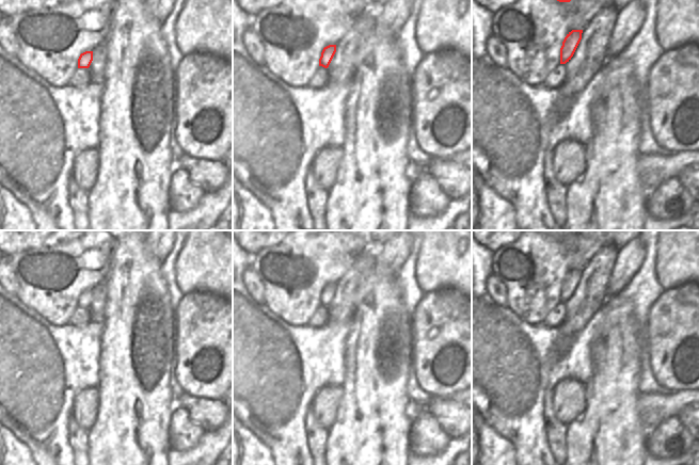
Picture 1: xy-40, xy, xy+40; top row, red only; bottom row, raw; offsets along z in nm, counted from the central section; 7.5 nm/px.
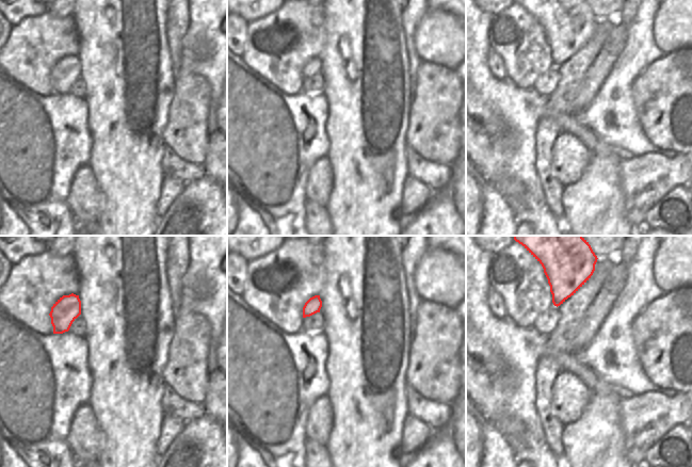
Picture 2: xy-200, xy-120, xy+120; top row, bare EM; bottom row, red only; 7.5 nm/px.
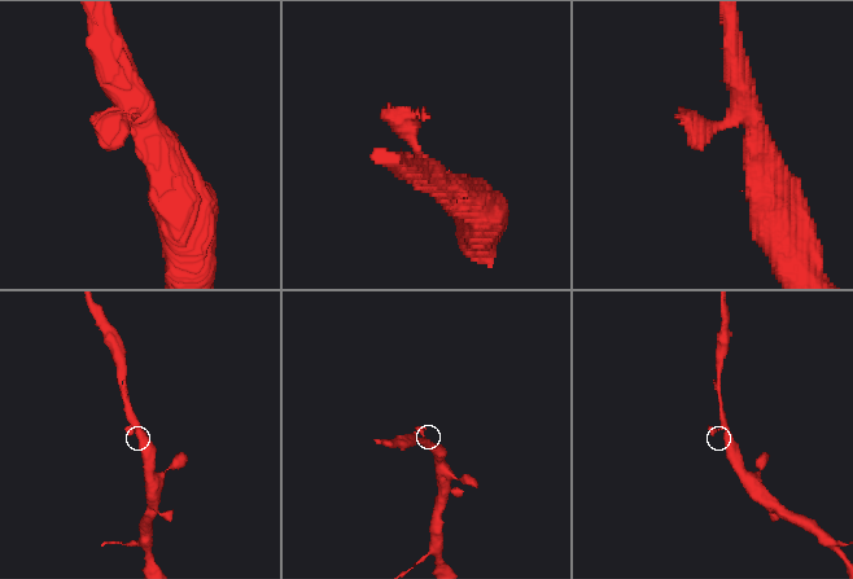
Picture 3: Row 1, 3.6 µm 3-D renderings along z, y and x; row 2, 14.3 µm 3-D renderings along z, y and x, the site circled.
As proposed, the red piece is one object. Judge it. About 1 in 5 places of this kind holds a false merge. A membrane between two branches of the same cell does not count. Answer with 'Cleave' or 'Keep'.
Keep.

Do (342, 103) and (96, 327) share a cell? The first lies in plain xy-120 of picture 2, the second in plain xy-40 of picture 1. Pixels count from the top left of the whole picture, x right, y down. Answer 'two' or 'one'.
two

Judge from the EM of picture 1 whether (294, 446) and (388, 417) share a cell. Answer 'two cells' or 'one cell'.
two cells

